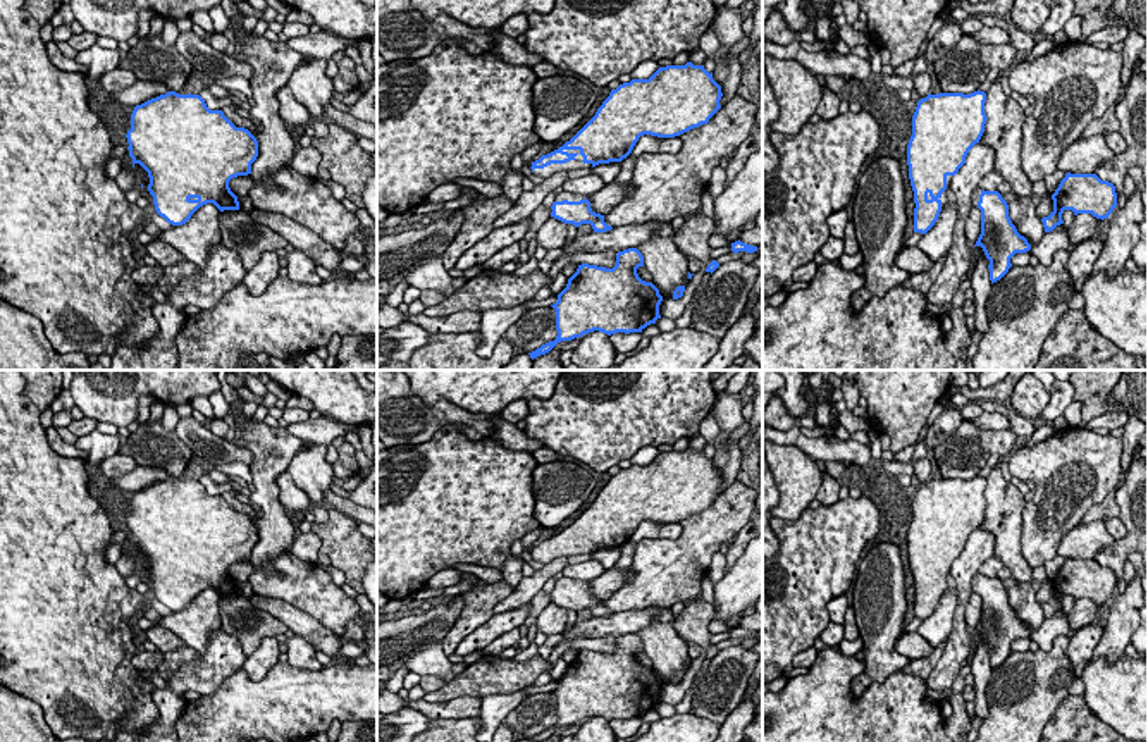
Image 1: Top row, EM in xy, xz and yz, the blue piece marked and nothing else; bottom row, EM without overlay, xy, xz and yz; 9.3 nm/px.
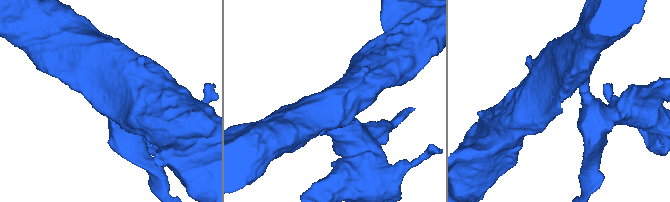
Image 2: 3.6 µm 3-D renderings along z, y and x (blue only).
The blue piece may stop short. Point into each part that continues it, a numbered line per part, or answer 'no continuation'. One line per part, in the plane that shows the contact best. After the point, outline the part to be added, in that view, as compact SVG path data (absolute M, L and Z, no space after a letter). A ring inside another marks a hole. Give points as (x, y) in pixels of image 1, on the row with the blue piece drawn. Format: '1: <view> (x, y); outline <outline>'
1: xz (575, 164); outline M563 150L563 151L575 153L577 157L566 164L551 164L544 169L534 169L534 176L546 179L559 170L577 170L577 169L583 169L583 167L585 169L592 167L592 164L582 162L583 157L580 155L580 150Z

